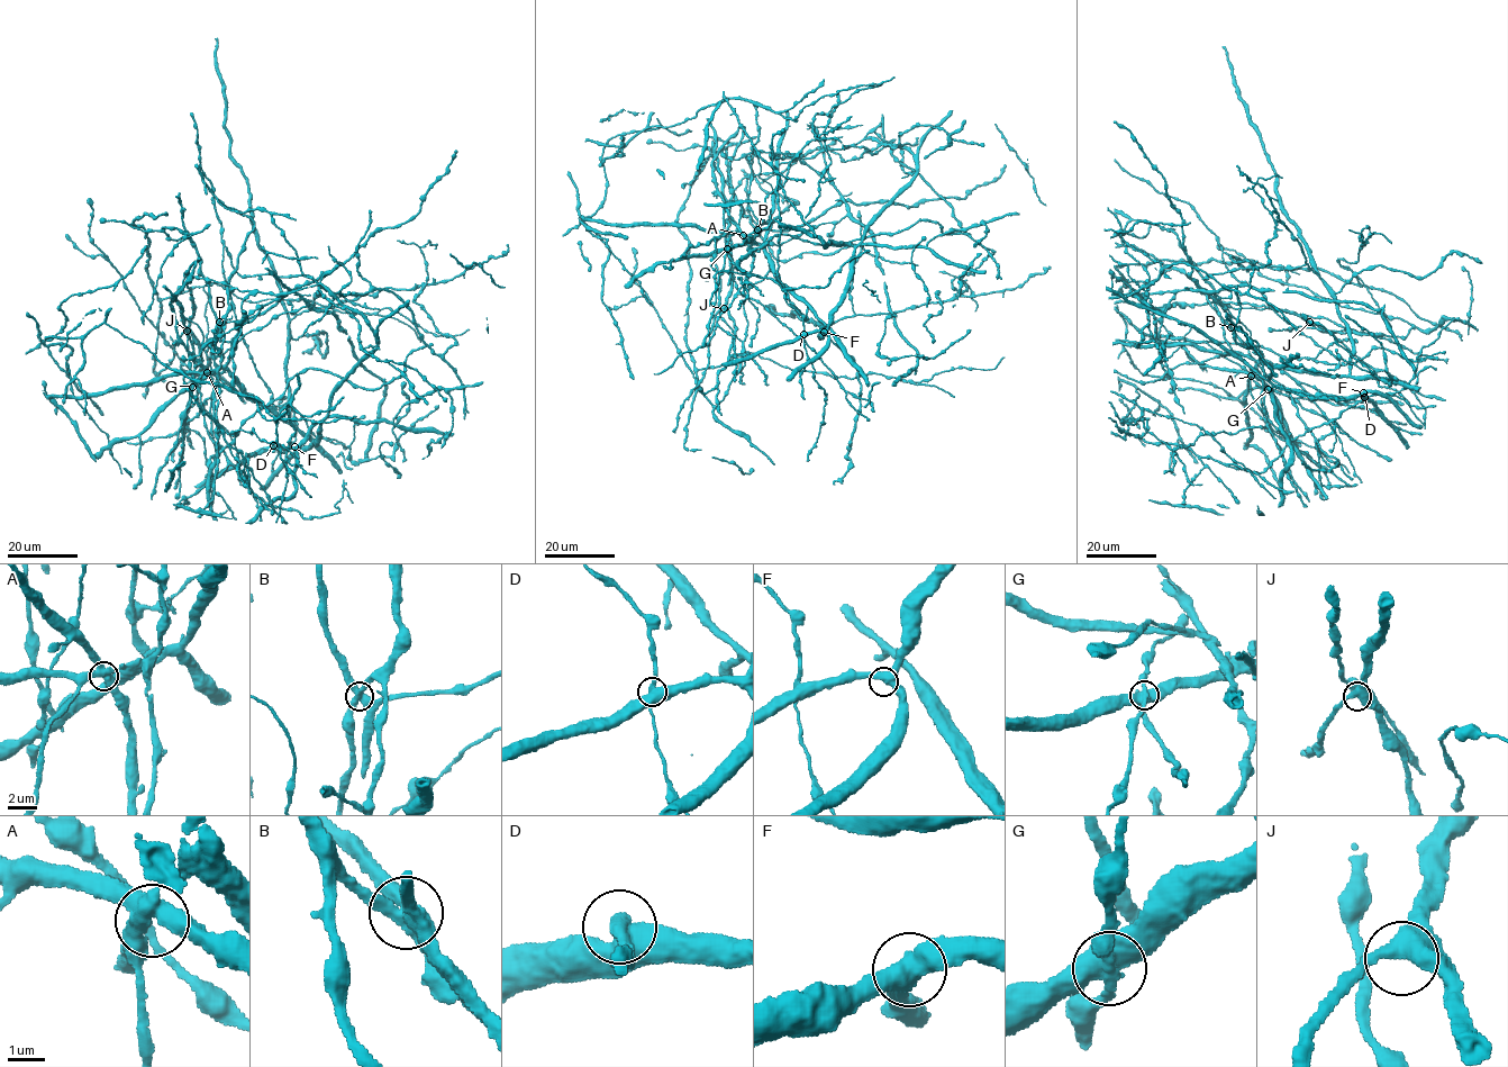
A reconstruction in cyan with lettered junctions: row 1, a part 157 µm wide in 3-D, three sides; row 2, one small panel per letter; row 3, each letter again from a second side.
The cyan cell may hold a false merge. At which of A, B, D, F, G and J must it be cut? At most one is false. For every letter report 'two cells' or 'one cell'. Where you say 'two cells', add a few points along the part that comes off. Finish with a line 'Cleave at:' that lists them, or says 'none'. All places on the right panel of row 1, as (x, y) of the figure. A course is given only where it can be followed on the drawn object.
A: one cell
B: one cell
D: one cell
F: one cell
G: one cell
J: one cell
Cleave at: none

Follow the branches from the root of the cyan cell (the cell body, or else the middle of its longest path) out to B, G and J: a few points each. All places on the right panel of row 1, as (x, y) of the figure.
B: (1155, 224), (1177, 235), (1188, 259), (1213, 289), (1218, 315), (1231, 327)
G: (1155, 224), (1177, 235), (1213, 289), (1232, 351), (1163, 368), (1160, 345), (1242, 353), (1256, 362), (1268, 389)
J: (1155, 224), (1177, 235), (1213, 289), (1232, 351), (1166, 372), (1155, 309), (1250, 304), (1309, 322)

